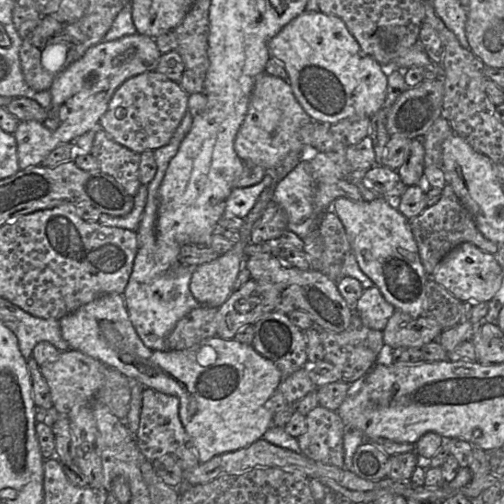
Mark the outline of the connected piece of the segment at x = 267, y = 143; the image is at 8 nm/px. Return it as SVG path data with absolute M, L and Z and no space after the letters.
M262 73L255 81L248 111L234 141L236 154L244 163L273 169L290 152L302 153L301 127L312 120L298 103L288 81Z

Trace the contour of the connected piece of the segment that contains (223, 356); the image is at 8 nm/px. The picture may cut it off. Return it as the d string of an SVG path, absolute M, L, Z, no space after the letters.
M117 293L102 295L78 310L58 320L63 339L70 349L80 351L116 369L132 383L176 396L179 399L179 417L200 463L213 457L250 446L262 439L273 423L270 399L282 381L278 367L259 354L252 345L235 339L211 337L191 348L178 351L156 351L147 348L132 325L123 296Z

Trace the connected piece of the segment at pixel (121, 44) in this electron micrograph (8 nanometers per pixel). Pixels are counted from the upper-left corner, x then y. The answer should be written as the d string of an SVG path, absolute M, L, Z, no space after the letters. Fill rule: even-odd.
M136 33L90 47L78 60L63 68L49 92L51 105L43 121L20 121L13 133L17 142L19 169L41 165L57 146L97 129L115 90L126 80L144 72L155 71L161 53L154 38Z

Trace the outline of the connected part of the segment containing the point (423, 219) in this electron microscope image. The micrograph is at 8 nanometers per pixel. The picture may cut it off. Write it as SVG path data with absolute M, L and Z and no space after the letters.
M451 185L442 189L440 200L433 206L426 207L421 214L409 221L409 226L418 246L421 262L428 276L431 277L442 259L462 243L472 243L481 250L495 255L501 248L488 240L478 229L468 209L459 200Z

